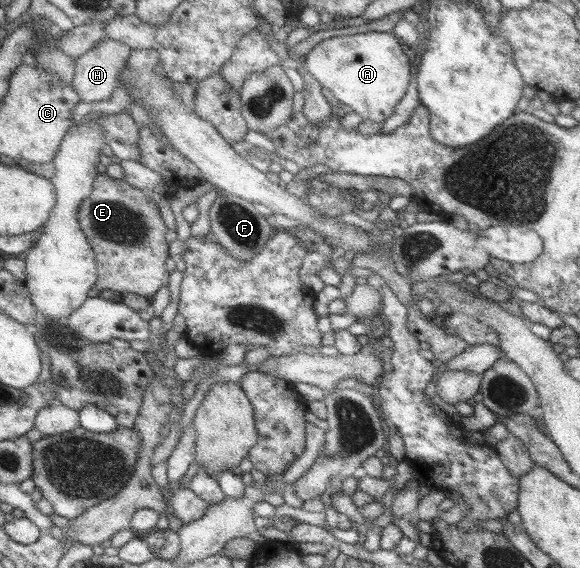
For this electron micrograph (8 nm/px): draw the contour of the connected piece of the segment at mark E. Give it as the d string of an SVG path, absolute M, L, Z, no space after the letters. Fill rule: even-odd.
M97 174L91 194L81 203L78 219L85 231L96 258L97 282L88 292L89 297L99 297L103 290L113 290L121 294L137 294L151 298L162 286L168 286L169 274L165 260L170 256L170 245L165 239L169 231L158 206L150 199L148 192L114 180L108 175Z

